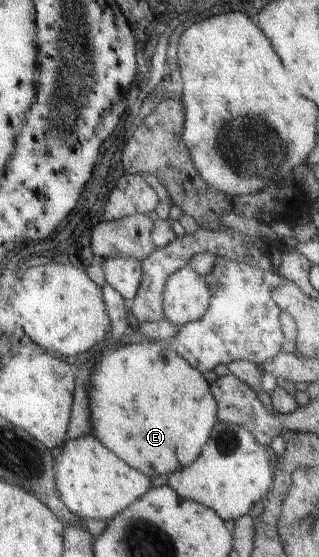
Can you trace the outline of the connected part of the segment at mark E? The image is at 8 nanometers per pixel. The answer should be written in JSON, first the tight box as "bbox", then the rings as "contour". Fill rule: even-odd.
{"bbox":[86,340,217,478],"contour":[[[154,340],[117,345],[108,353],[104,353],[104,356],[98,360],[98,364],[92,366],[92,372],[90,372],[90,378],[88,378],[88,388],[86,388],[86,392],[87,406],[90,406],[90,414],[87,415],[90,416],[90,430],[92,430],[92,434],[100,440],[100,444],[104,444],[104,447],[109,452],[112,452],[119,460],[122,460],[124,464],[130,464],[130,468],[138,468],[138,466],[140,466],[140,472],[142,472],[144,476],[150,476],[150,478],[158,475],[168,476],[172,472],[178,470],[178,468],[185,468],[188,464],[191,464],[192,460],[198,456],[198,452],[202,450],[204,442],[208,440],[210,428],[217,422],[215,416],[216,400],[210,395],[208,384],[205,382],[202,373],[194,368],[190,368],[180,356],[177,356],[171,350],[170,346],[163,343],[157,343]],[[156,354],[164,354],[164,358],[158,362],[158,360],[156,360]]]}

